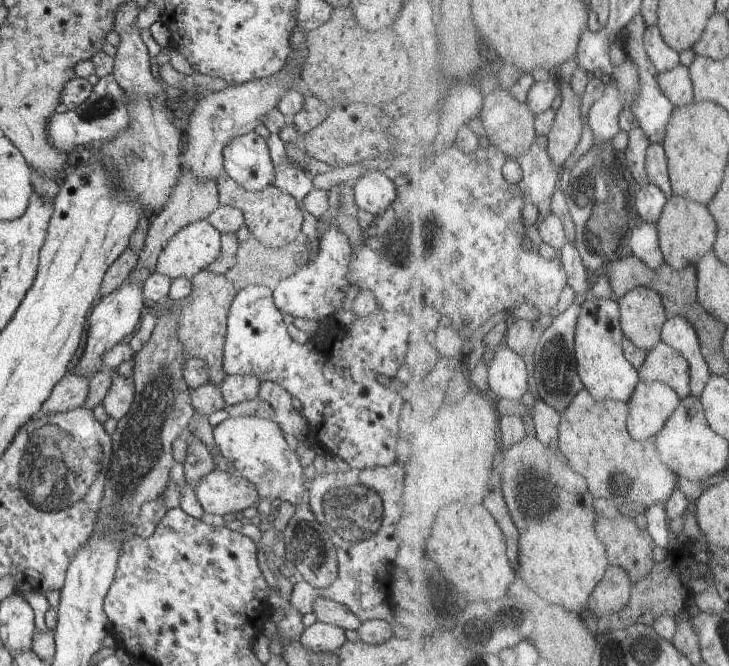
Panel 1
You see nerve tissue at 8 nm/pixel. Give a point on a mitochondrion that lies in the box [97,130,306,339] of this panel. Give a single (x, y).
(132, 158)

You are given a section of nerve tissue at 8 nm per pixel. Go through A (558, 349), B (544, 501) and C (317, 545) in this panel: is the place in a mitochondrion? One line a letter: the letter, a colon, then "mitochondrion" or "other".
A: mitochondrion
B: mitochondrion
C: mitochondrion

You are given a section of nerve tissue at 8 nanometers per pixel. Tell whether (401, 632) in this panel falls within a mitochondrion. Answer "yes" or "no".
no

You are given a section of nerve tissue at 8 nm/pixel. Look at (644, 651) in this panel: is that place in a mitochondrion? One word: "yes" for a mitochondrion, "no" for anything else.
yes

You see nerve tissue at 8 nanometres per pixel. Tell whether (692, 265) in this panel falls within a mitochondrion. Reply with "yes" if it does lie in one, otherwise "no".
no

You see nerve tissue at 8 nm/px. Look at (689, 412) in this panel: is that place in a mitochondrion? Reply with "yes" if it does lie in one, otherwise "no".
no

